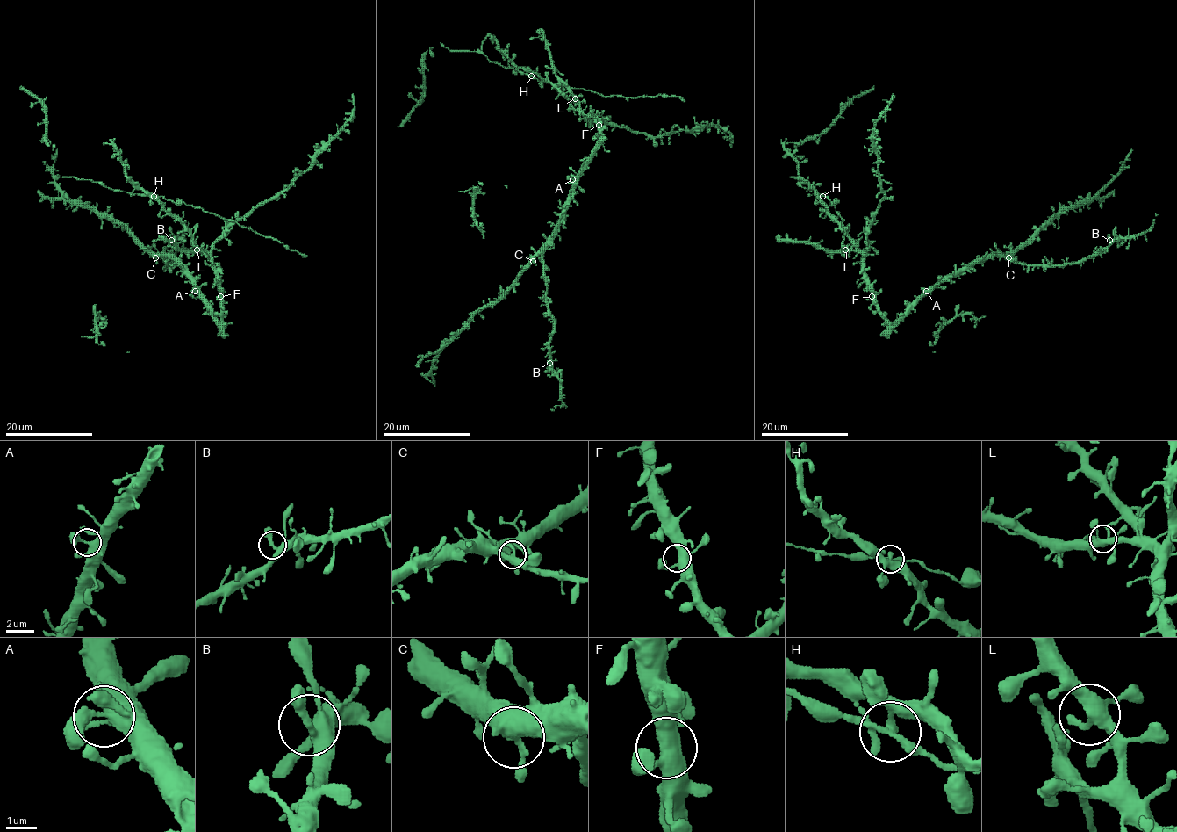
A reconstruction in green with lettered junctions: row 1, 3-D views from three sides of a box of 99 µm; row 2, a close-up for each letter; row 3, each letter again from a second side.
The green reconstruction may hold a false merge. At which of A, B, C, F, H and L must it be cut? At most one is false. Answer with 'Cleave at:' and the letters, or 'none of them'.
Cleave at: none of them

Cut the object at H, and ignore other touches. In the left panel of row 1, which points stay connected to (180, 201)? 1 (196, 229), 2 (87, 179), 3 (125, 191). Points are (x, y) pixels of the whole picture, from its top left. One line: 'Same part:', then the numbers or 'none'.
Same part: 2, 3

